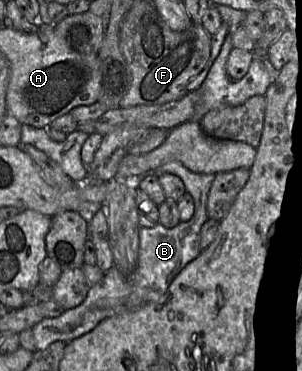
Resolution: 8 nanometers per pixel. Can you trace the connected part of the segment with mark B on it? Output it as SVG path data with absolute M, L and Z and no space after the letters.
M179 161L167 162L153 173L148 174L159 176L164 173L176 175L183 181L186 192L192 196L195 203L193 217L189 221L180 222L173 228L166 228L159 223L153 228L140 227L139 256L134 272L129 276L125 276L113 266L104 273L105 275L99 283L90 287L85 300L80 305L65 310L58 317L45 317L37 323L31 328L37 350L44 350L56 341L71 342L93 330L106 318L157 301L168 290L171 282L183 268L200 255L200 230L208 220L206 206L208 193L215 174L194 173Z

